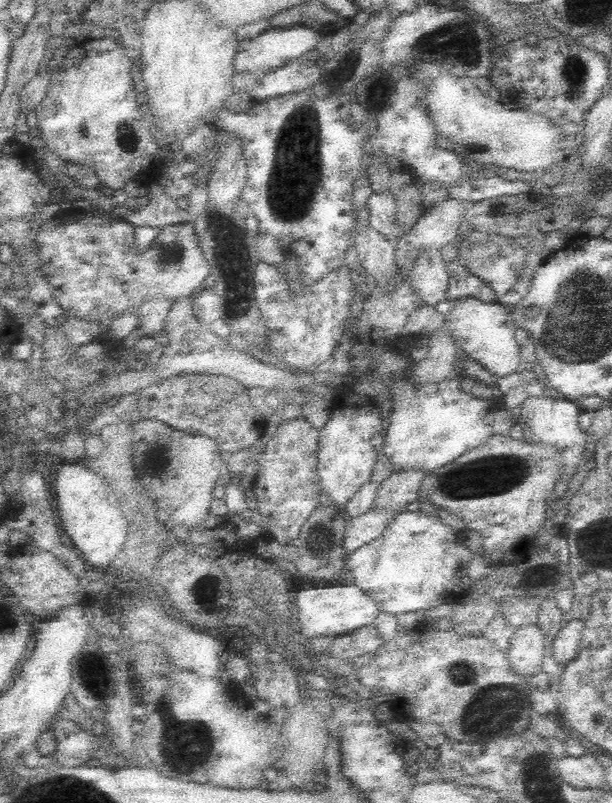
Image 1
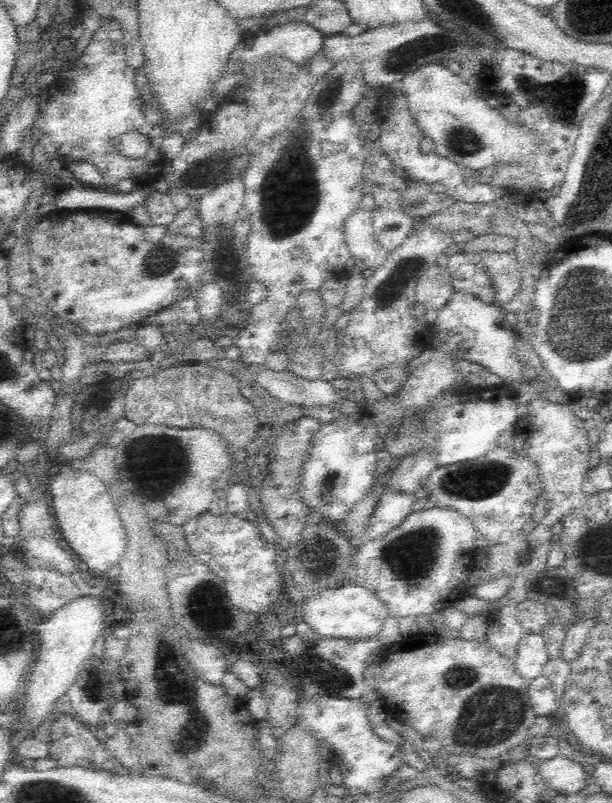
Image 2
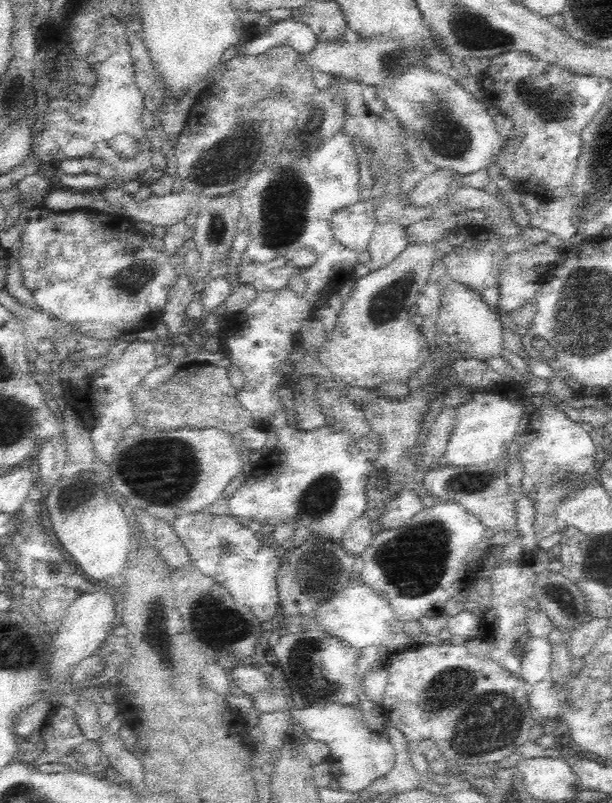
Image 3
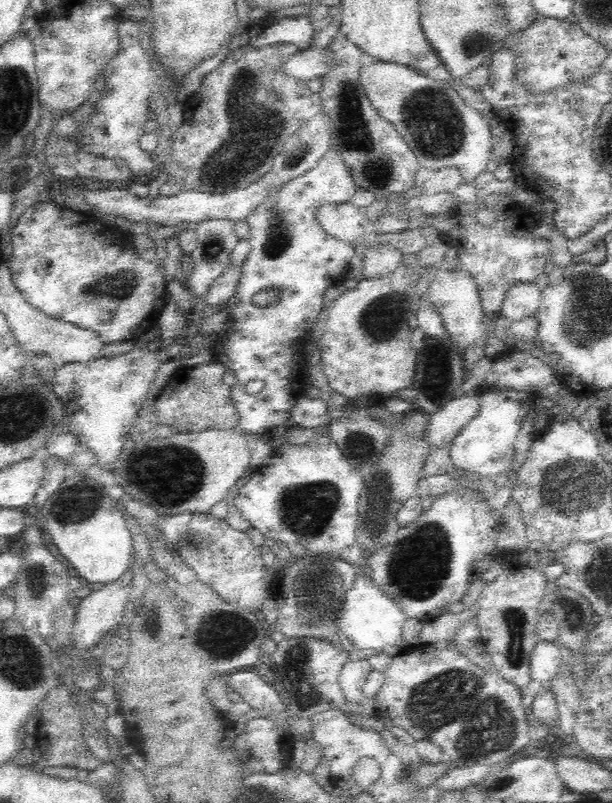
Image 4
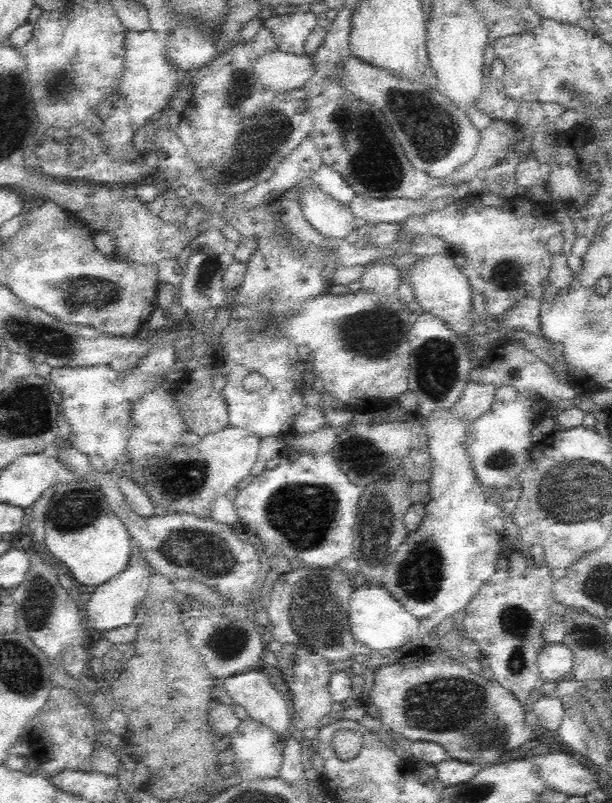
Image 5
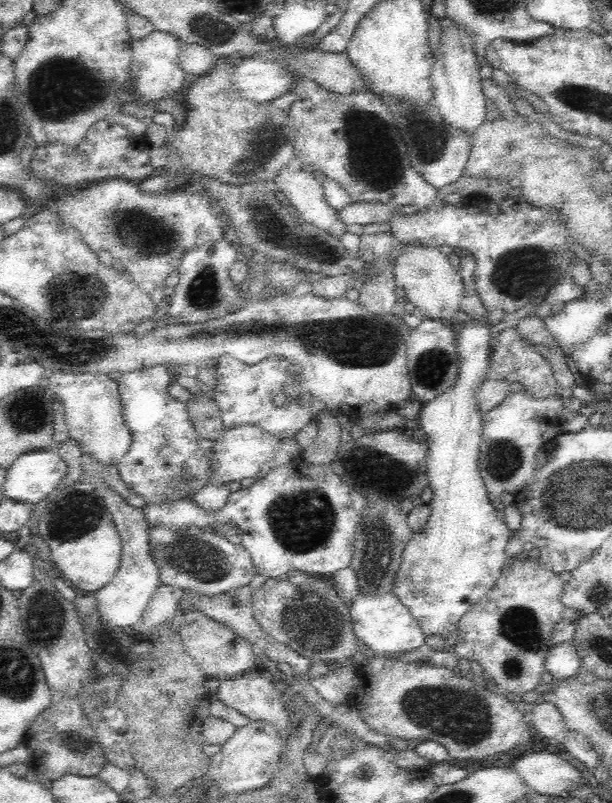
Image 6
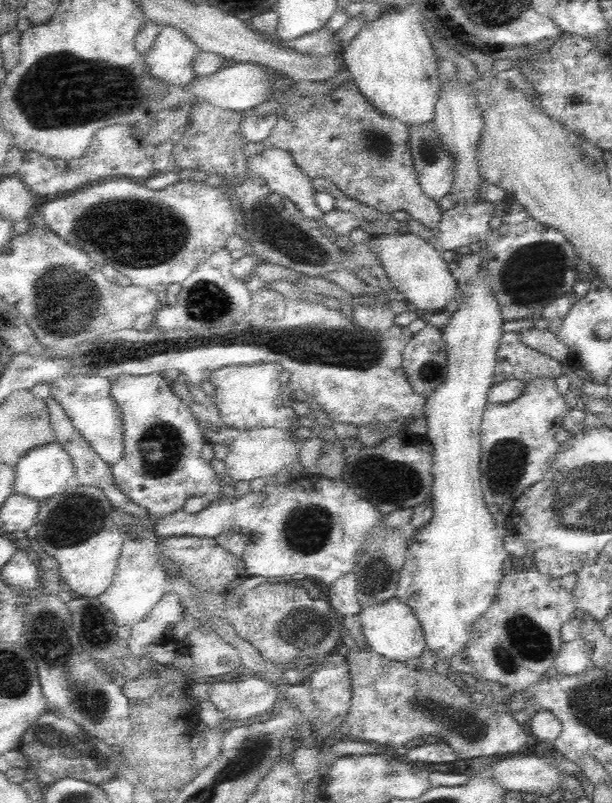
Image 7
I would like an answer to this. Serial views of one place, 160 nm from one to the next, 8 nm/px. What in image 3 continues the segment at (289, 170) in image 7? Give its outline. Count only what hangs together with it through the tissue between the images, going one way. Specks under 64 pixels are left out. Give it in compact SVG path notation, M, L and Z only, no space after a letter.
M375 199L356 201L350 206L337 210L332 215L333 236L349 251L357 255L368 251L369 242L377 220L374 210Z

